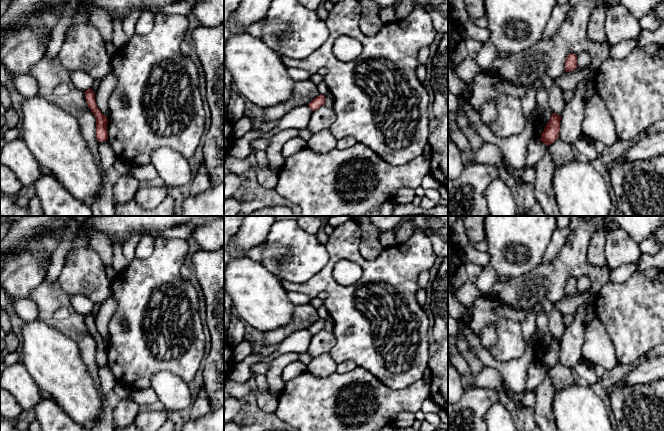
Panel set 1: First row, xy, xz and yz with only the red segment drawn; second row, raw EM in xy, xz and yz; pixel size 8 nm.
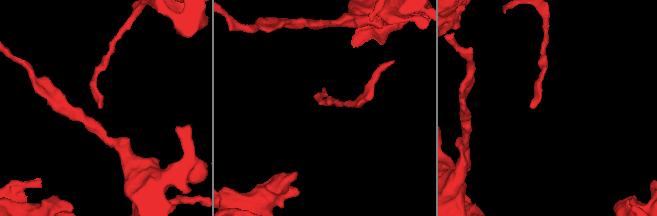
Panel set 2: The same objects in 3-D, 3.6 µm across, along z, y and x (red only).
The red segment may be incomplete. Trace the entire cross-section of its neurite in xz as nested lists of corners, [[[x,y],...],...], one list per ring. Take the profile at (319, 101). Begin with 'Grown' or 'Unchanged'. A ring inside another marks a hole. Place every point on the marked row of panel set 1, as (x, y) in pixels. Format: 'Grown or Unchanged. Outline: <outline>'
Unchanged. Outline: [[[319,95],[317,96],[315,99],[313,99],[309,104],[309,108],[312,110],[312,111],[315,111],[317,110],[318,108],[320,108],[321,106],[323,106],[325,103],[325,96],[324,95]]]

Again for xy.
Unchanged. Outline: [[[92,88],[85,91],[85,98],[88,108],[96,118],[96,139],[98,142],[105,142],[108,139],[107,123],[108,119],[101,113],[95,102],[95,93]]]

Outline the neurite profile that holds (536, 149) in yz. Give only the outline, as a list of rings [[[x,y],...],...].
[[[533,138],[527,148],[526,167],[535,167],[537,162],[544,156],[547,145]]]

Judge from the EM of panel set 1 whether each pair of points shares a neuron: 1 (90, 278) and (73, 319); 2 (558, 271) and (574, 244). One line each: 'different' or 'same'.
1: different
2: same

